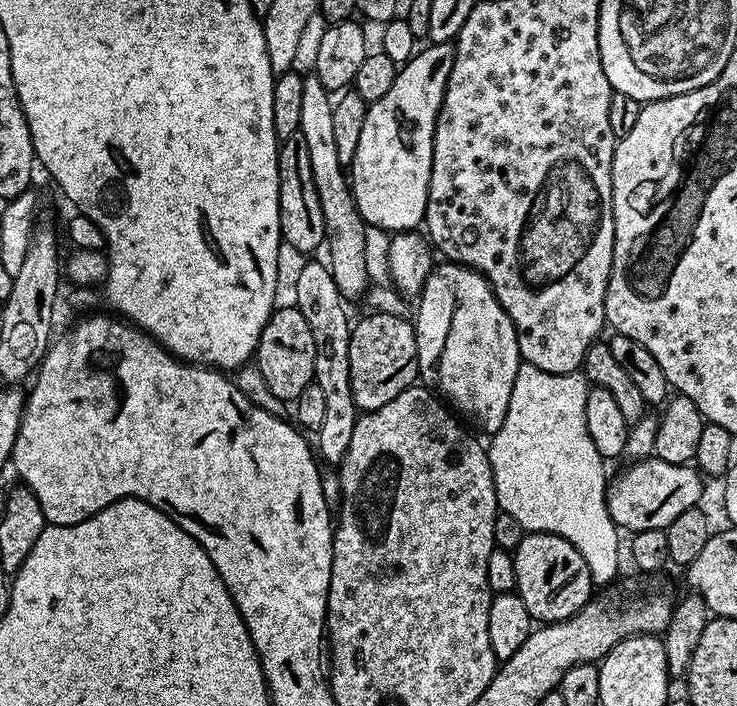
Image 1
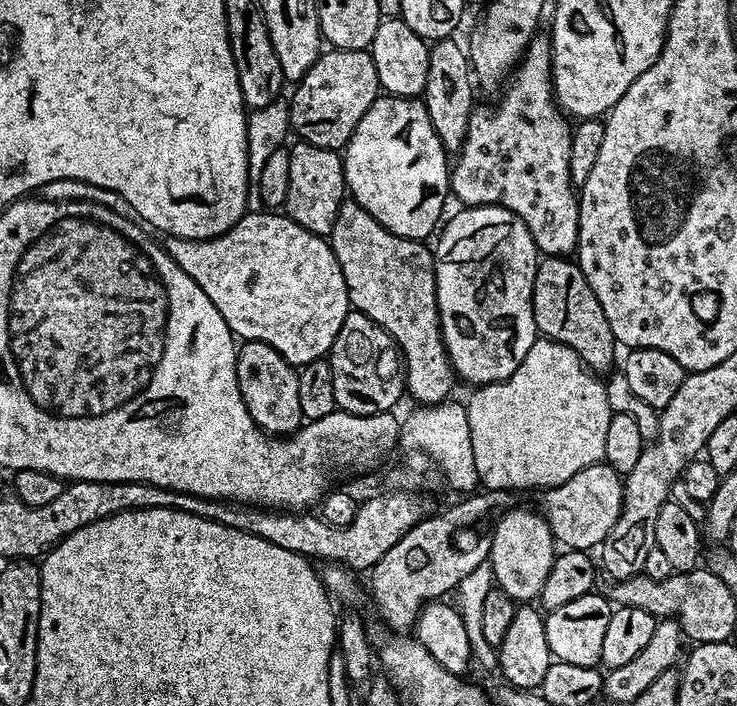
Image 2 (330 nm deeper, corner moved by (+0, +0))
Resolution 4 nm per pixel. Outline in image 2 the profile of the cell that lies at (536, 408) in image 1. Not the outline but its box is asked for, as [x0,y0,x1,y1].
[466,338,613,492]

